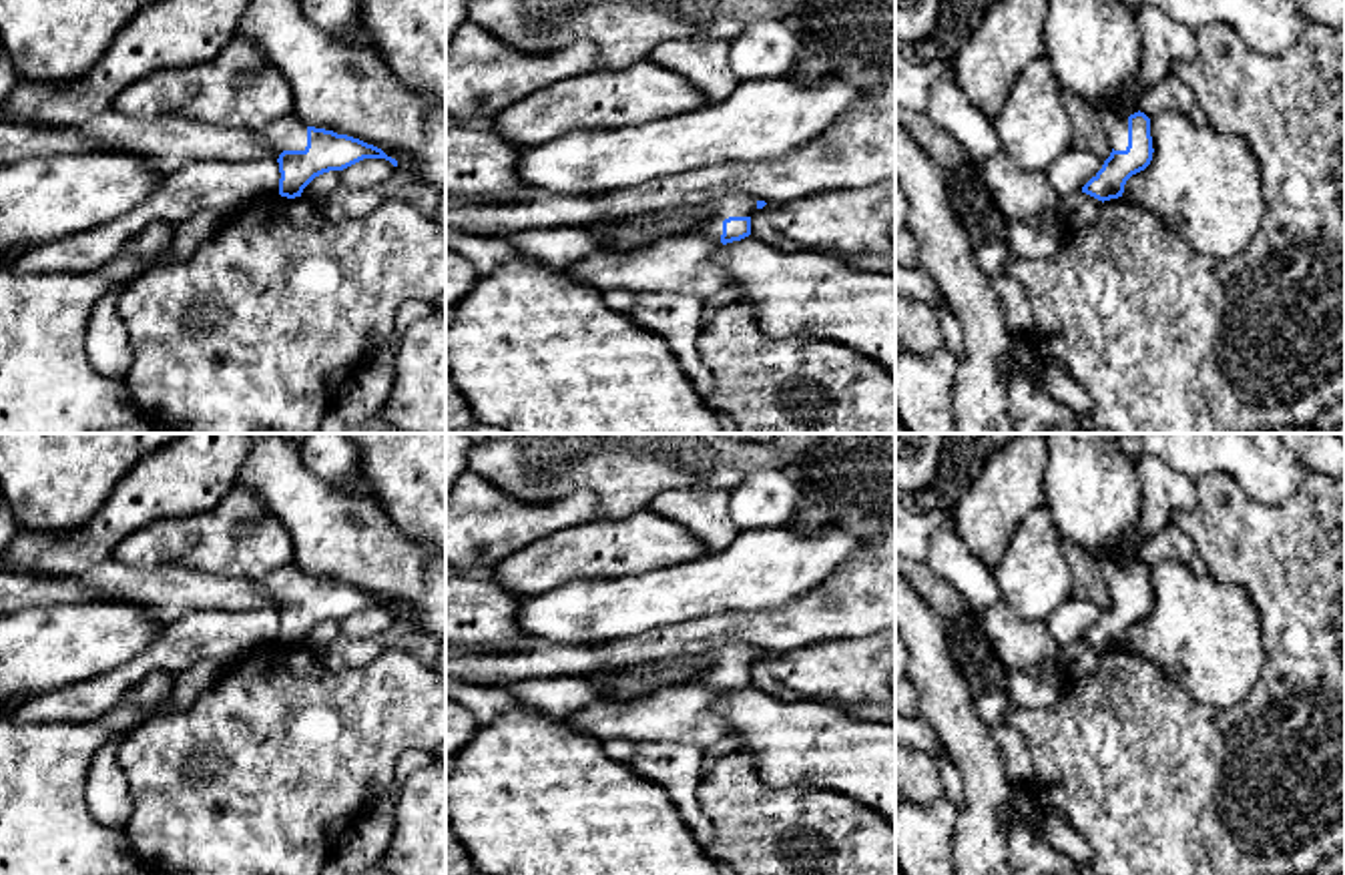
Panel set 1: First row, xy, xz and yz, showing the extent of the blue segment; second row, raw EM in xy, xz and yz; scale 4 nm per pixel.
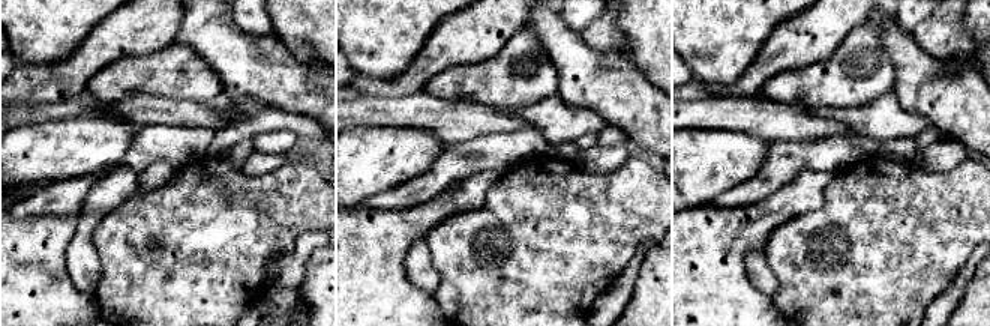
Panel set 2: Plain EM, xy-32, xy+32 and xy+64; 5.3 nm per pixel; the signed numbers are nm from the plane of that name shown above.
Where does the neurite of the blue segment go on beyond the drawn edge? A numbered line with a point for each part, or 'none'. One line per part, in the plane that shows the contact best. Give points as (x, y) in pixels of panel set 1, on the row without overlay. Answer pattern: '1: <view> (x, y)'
1: xy (290, 582)

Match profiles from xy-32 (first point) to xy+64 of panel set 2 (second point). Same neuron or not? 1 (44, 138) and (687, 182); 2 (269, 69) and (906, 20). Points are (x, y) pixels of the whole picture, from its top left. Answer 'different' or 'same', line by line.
1: same
2: different

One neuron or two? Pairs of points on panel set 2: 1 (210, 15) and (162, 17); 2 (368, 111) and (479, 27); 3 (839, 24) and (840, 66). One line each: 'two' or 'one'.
1: two
2: two
3: two

